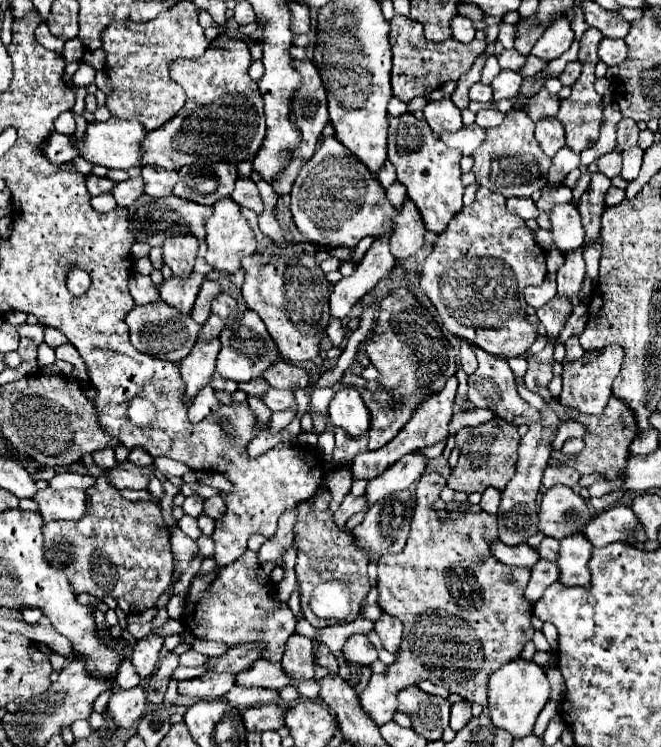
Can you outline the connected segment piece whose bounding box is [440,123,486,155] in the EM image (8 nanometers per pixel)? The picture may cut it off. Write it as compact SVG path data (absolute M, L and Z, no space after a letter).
M476 123L468 125L468 127L462 127L462 129L454 131L454 133L446 133L446 131L440 133L440 139L448 147L458 149L462 155L472 155L474 149L484 141L484 137L486 137L484 129L480 129Z

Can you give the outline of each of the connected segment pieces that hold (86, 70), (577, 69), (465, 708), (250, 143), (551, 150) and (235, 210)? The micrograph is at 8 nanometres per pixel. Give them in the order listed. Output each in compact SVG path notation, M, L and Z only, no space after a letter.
M82 63L80 69L74 73L72 81L74 81L74 85L84 85L84 87L88 87L88 85L94 83L94 75L96 75L96 71L94 71L90 65Z
M572 61L566 65L566 69L558 75L558 79L562 81L562 85L574 85L574 81L578 81L582 73L582 63L580 61Z
M460 701L460 703L454 703L452 705L452 711L450 711L450 727L454 731L460 731L462 725L466 725L470 719L472 719L472 715L470 715L470 703L468 701Z
M218 35L206 53L196 59L178 59L170 65L170 77L186 91L186 105L162 127L144 137L144 163L164 169L180 169L194 163L252 161L264 135L264 107L258 85L248 75L252 57L242 39Z
M546 117L536 123L536 139L546 155L554 157L554 153L564 147L564 129L556 117Z
M220 199L214 203L214 215L206 221L206 243L208 243L208 253L206 253L208 265L228 275L234 275L240 269L240 259L246 255L252 255L258 247L254 231L240 215L238 203L234 203L232 199Z

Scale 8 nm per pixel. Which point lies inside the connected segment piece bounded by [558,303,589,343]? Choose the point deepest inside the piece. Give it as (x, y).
(575, 324)

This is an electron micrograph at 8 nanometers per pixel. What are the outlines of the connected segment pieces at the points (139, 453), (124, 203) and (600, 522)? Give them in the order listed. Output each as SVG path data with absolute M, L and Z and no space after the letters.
M136 447L136 449L130 451L128 461L134 463L134 465L138 465L138 467L146 467L146 465L152 465L154 463L154 459L144 449L140 449L140 447Z
M142 177L126 179L112 189L112 195L120 207L130 207L142 195Z
M616 505L594 517L582 533L594 547L606 547L616 541L632 545L636 527L638 517L634 515L634 511L630 507Z

